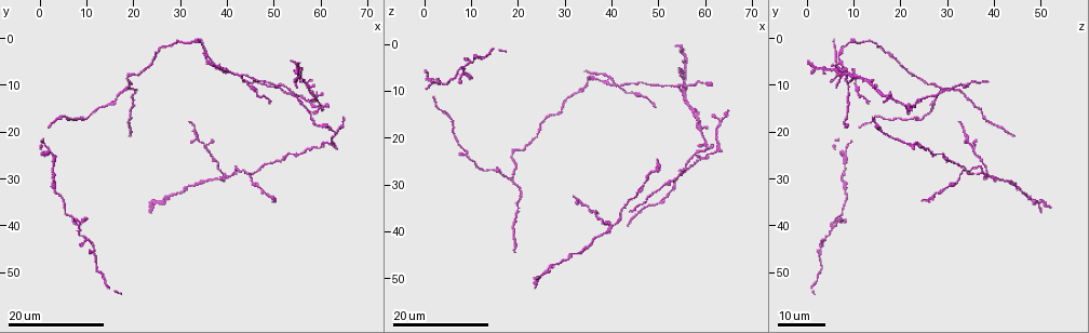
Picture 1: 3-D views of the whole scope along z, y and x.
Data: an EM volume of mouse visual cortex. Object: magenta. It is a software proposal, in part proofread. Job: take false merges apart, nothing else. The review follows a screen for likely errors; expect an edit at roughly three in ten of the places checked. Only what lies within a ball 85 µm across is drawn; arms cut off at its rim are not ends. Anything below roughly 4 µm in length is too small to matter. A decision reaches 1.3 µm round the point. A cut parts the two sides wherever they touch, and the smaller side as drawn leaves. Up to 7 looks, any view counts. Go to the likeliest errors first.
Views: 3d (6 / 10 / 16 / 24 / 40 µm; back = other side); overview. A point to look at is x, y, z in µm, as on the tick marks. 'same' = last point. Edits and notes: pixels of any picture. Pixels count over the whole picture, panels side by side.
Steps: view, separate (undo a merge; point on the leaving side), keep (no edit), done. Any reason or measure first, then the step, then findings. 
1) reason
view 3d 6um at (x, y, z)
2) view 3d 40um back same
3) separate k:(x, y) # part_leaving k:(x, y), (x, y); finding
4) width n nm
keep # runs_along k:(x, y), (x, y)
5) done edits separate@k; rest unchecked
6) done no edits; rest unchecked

three arms meet
view 3d 16um at (42.0, 8.0, 9.5)

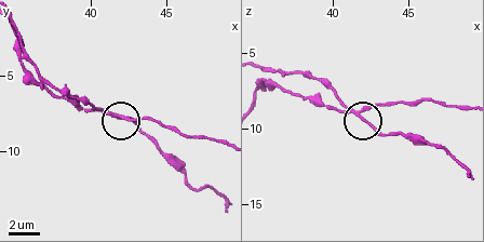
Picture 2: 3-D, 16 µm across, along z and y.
view 3d 6um at (41.8, 7.8, 9.2)

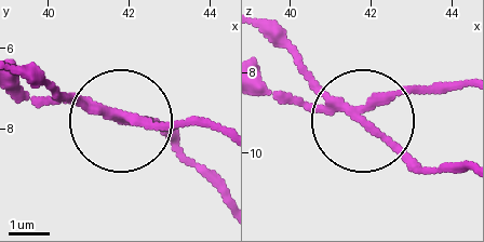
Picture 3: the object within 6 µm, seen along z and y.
separate 3:(393, 149) # a second neuron is stuck on

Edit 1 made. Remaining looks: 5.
four or more arms meet
view 3d 24um at (39.5, 29.5, 39.0)

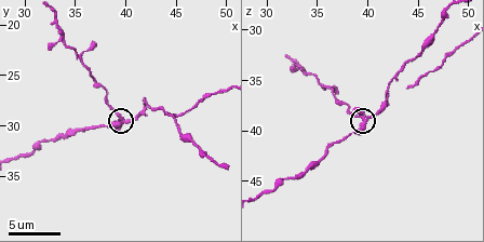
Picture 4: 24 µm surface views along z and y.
view 3d 10um at (39.6, 29.4, 39.2)

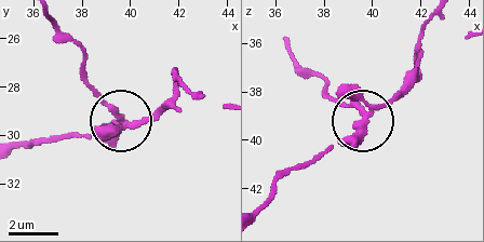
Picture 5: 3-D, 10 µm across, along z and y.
width 290 nm
separate 5:(99, 95) # part_leaving 5:(120, 117), (92, 88), (83, 56), (50, 19); two neurons meet here

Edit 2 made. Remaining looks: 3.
side arm on a straight run
view 3d 10um at (42.8, 28.4, 34.6)

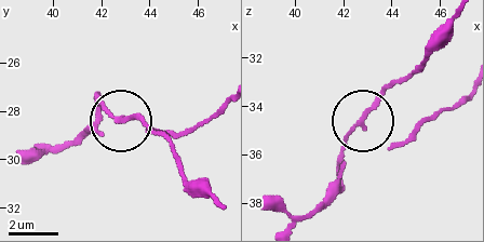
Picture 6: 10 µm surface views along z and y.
width 130 nm
keep # one neuron here

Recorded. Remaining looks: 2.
done edits separate@3, separate@5; rest unchecked

